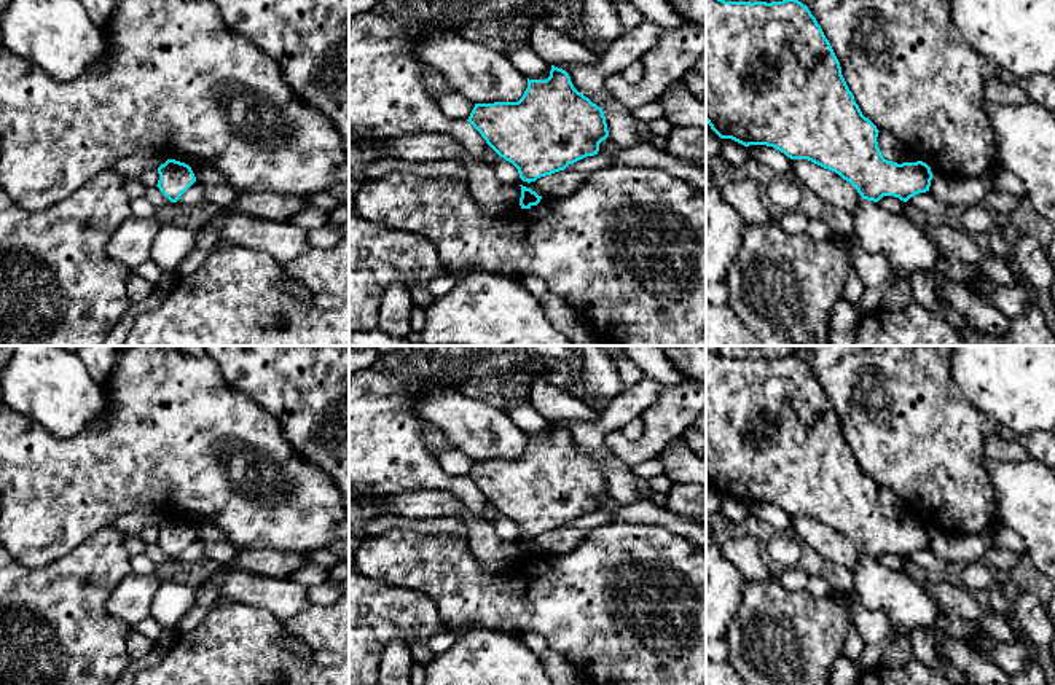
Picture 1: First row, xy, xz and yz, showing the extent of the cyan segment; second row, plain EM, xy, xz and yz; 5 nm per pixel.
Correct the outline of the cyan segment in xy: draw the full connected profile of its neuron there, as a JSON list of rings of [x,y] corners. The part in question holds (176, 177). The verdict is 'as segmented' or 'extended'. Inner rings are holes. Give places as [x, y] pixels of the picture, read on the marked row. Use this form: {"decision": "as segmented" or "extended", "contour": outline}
{"decision": "as segmented", "contour": [[[167,159],[158,167],[159,191],[171,201],[177,202],[180,196],[196,182],[191,167],[185,162]]]}

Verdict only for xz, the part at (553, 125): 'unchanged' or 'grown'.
unchanged

